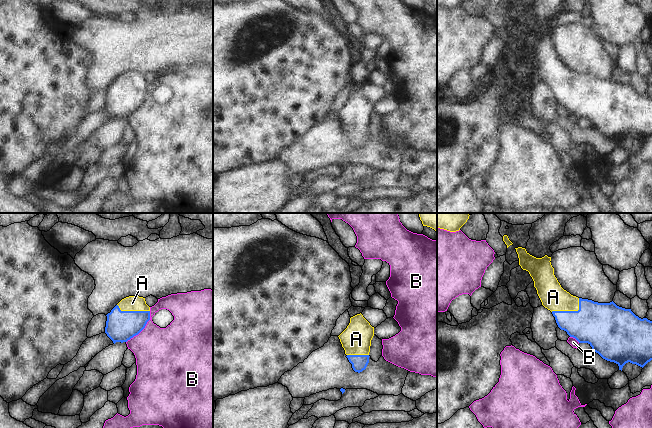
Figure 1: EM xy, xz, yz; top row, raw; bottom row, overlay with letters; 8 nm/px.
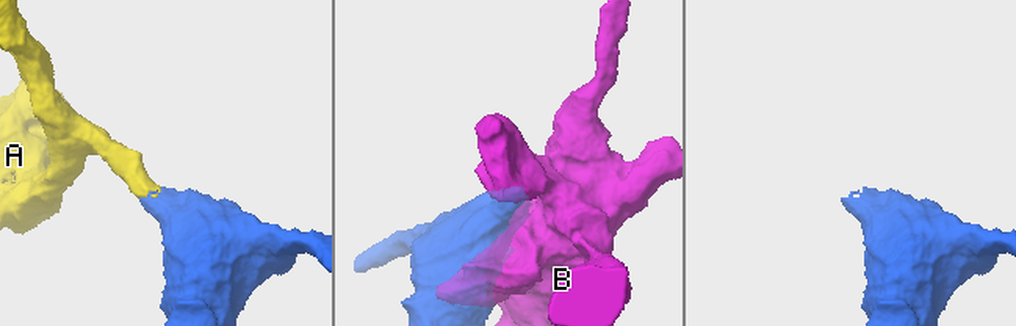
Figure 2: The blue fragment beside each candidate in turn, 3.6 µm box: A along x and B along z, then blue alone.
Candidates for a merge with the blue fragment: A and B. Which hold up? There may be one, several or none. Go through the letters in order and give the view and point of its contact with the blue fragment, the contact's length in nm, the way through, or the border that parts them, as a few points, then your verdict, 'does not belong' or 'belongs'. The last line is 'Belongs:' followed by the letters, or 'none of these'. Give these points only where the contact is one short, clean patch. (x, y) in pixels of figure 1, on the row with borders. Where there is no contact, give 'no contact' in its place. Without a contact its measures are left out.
A: contact yz (570, 311); length 260 nm; way yz (598, 324), (570, 311), (553, 297); belongs
B: contact xy (143, 328); length 320 nm; does not belong
Belongs: A

